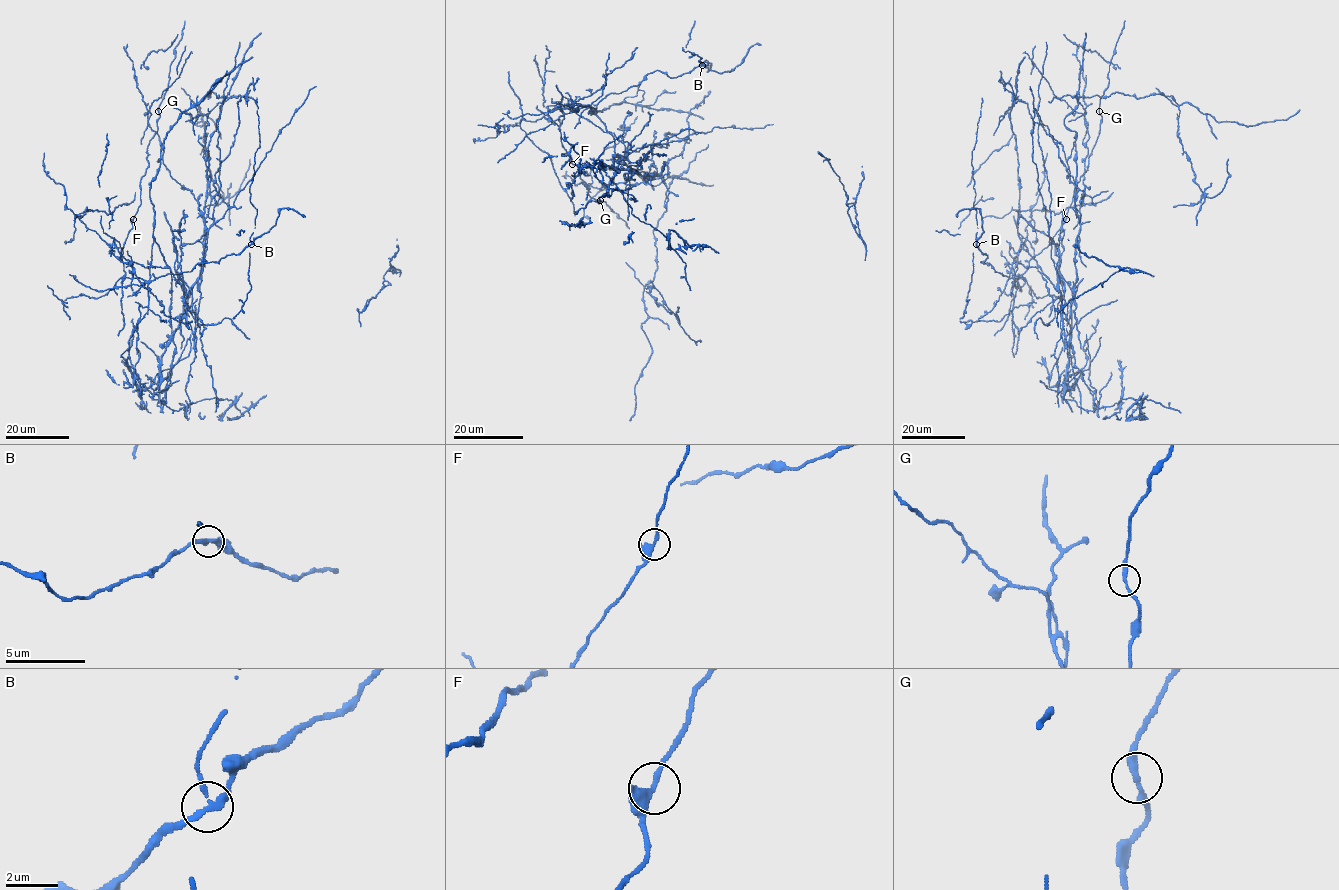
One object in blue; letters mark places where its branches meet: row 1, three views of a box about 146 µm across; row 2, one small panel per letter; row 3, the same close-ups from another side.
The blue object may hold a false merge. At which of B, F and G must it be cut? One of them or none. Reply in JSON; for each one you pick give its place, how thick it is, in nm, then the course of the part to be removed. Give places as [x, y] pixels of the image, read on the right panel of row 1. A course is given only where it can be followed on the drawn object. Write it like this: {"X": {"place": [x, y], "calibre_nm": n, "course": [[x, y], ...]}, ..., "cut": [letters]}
{"B": {"place": [976, 244], "calibre_nm": 220, "course": [[976, 244], [1014, 279], [1021, 241], [1073, 295], [1079, 97], [1173, 97], [1201, 197], [1228, 159]]}, "cut": ["B"]}

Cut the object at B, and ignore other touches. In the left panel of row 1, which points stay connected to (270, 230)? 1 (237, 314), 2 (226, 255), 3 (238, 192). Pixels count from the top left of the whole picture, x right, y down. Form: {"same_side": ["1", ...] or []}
{"same_side": ["2", "3"]}

